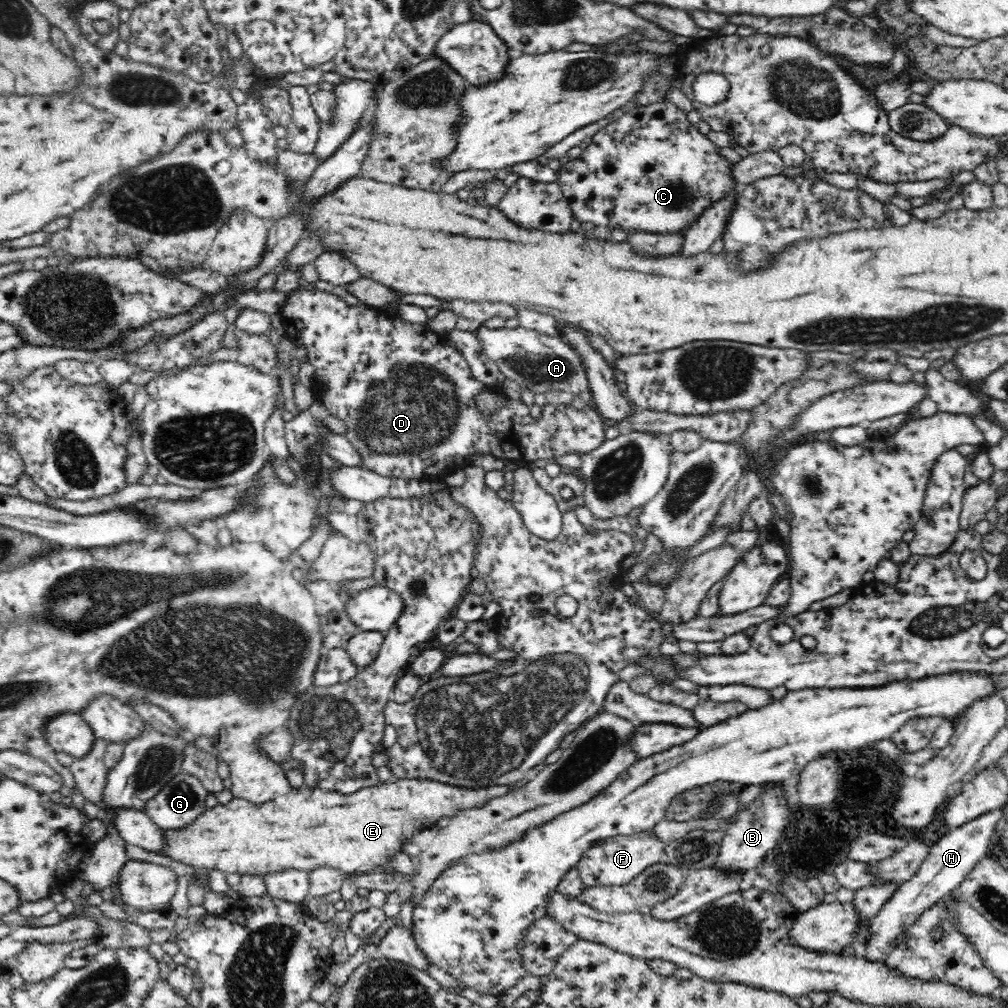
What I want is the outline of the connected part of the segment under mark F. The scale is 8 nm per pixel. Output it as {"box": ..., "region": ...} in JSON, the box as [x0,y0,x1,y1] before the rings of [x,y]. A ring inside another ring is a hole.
{"box":[576,830,666,887],"region":[[[654,830],[627,836],[617,835],[590,846],[583,852],[576,868],[586,887],[628,885],[636,876],[646,871],[646,868],[664,862],[666,846],[660,837],[656,837]]]}

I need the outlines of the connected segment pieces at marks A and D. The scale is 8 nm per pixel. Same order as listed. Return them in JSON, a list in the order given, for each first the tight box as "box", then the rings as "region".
[{"box":[475,324,590,396],"region":[[[479,324],[478,332],[475,336],[478,341],[482,342],[482,349],[484,353],[490,357],[492,361],[498,365],[500,372],[504,374],[505,378],[510,378],[516,381],[520,387],[530,389],[533,393],[545,393],[546,391],[559,389],[573,393],[575,396],[580,396],[590,391],[590,381],[583,365],[583,359],[576,353],[576,349],[570,345],[570,342],[562,342],[562,338],[551,336],[548,334],[538,333],[534,330],[519,328],[500,328],[500,330],[489,330]]]},{"box":[279,288,607,481],"region":[[[302,288],[291,291],[291,295],[281,308],[279,315],[284,325],[285,334],[295,342],[300,342],[300,344],[306,347],[306,351],[308,351],[308,361],[313,367],[311,390],[314,393],[314,400],[320,400],[332,416],[344,422],[345,432],[342,434],[342,437],[346,437],[346,440],[354,447],[354,451],[360,456],[362,462],[360,468],[364,468],[366,471],[388,478],[442,481],[454,470],[462,469],[464,466],[472,463],[472,458],[477,455],[491,456],[495,459],[512,462],[521,468],[525,468],[526,465],[530,466],[530,464],[541,459],[549,460],[569,454],[586,456],[586,454],[590,454],[590,451],[598,448],[607,439],[605,435],[607,421],[602,418],[598,411],[594,411],[589,406],[578,409],[573,404],[545,403],[544,406],[541,406],[540,417],[534,418],[530,413],[528,405],[523,401],[506,396],[504,404],[500,408],[496,408],[496,412],[493,412],[493,410],[492,414],[481,412],[475,398],[482,394],[482,392],[494,392],[495,387],[476,381],[476,377],[472,374],[471,368],[462,353],[454,348],[453,345],[450,345],[450,341],[448,341],[445,335],[431,331],[424,323],[404,322],[398,315],[395,317],[384,316],[384,314],[380,313],[379,308],[364,304],[350,305],[338,295],[324,293],[322,290],[304,290]]]}]

